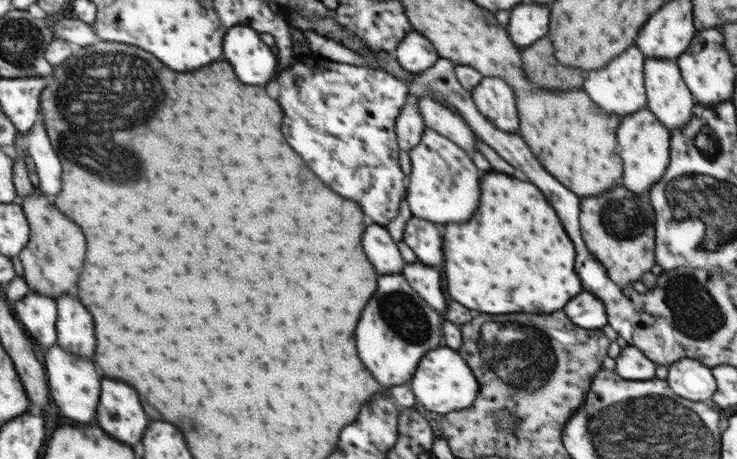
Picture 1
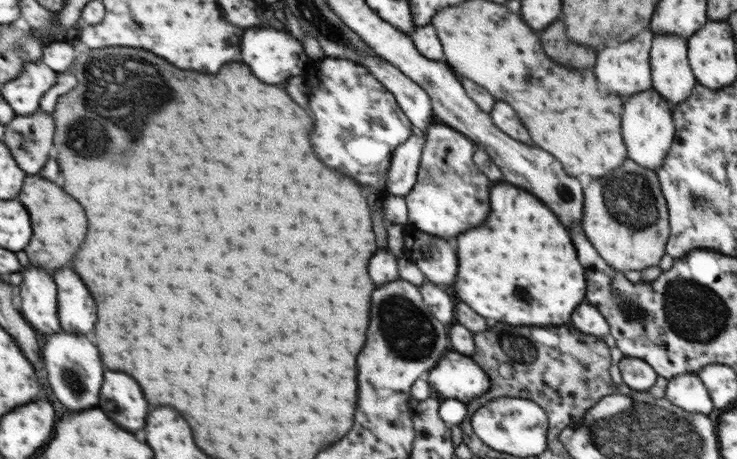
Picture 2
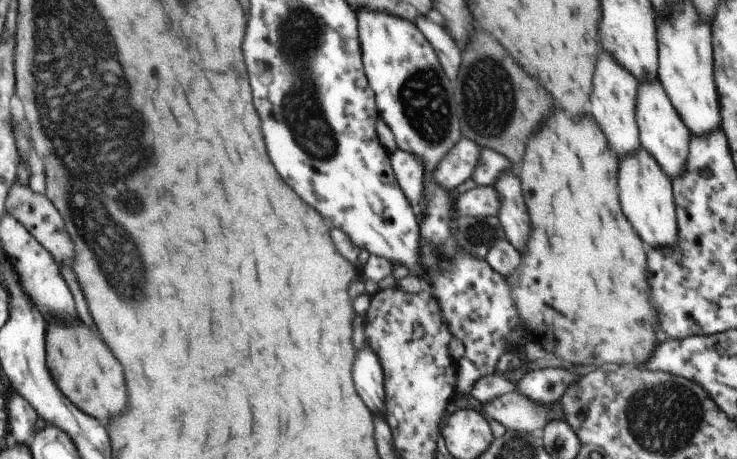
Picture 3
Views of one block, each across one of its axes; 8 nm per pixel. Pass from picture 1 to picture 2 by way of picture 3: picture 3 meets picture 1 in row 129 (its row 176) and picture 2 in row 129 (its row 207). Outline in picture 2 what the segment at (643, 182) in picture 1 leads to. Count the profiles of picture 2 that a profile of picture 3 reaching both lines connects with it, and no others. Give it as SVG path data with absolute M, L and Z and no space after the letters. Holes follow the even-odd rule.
M654 88L628 97L624 107L624 140L628 140L628 158L642 168L656 170L662 166L666 154L674 142L674 122L668 108L668 100Z

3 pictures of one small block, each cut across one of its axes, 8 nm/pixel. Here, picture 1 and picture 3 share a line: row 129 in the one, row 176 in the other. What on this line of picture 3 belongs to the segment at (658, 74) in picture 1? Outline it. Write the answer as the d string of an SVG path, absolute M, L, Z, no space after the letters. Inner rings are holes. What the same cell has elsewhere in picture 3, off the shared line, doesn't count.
M656 78L650 82L639 82L636 100L636 122L639 128L639 138L642 140L642 148L655 156L656 162L672 178L683 173L687 166L687 158L690 153L691 130L678 112L672 106L671 98L666 88Z

